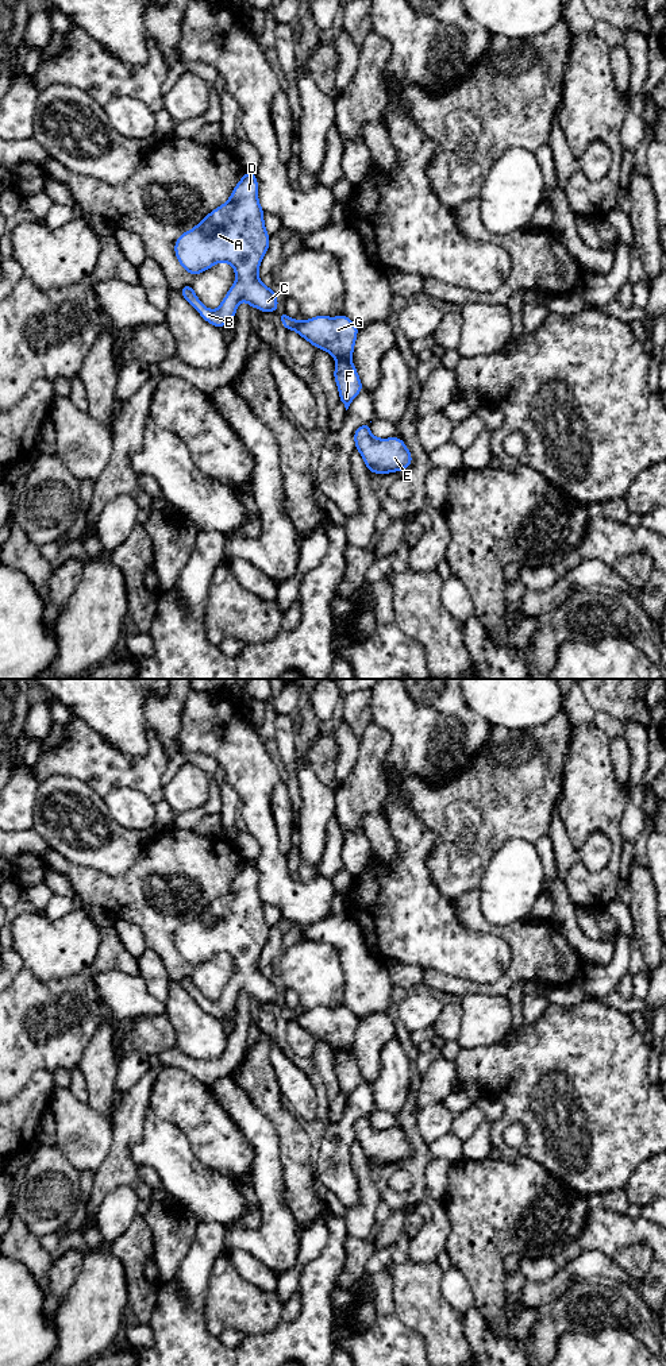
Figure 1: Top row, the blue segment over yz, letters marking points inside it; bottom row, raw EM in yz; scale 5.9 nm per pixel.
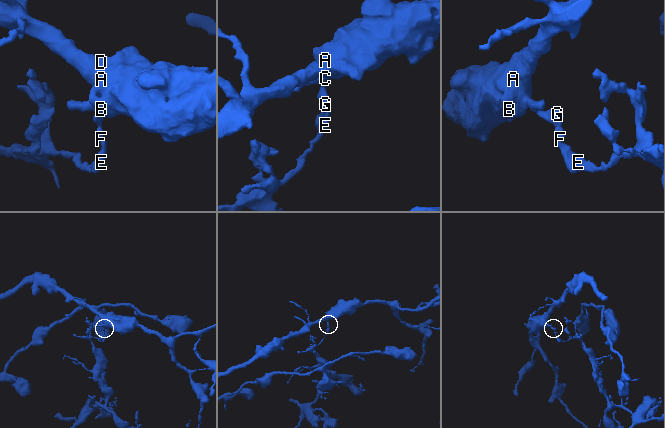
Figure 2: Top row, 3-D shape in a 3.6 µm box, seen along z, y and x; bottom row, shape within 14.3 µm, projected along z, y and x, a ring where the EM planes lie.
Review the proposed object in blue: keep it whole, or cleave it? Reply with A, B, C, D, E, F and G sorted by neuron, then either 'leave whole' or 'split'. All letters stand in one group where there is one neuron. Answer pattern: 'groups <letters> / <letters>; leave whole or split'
groups A B C D G / E F; split

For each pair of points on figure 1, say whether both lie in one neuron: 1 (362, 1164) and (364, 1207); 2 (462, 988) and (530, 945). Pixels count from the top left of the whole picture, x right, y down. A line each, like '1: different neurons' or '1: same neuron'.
1: same neuron
2: same neuron

